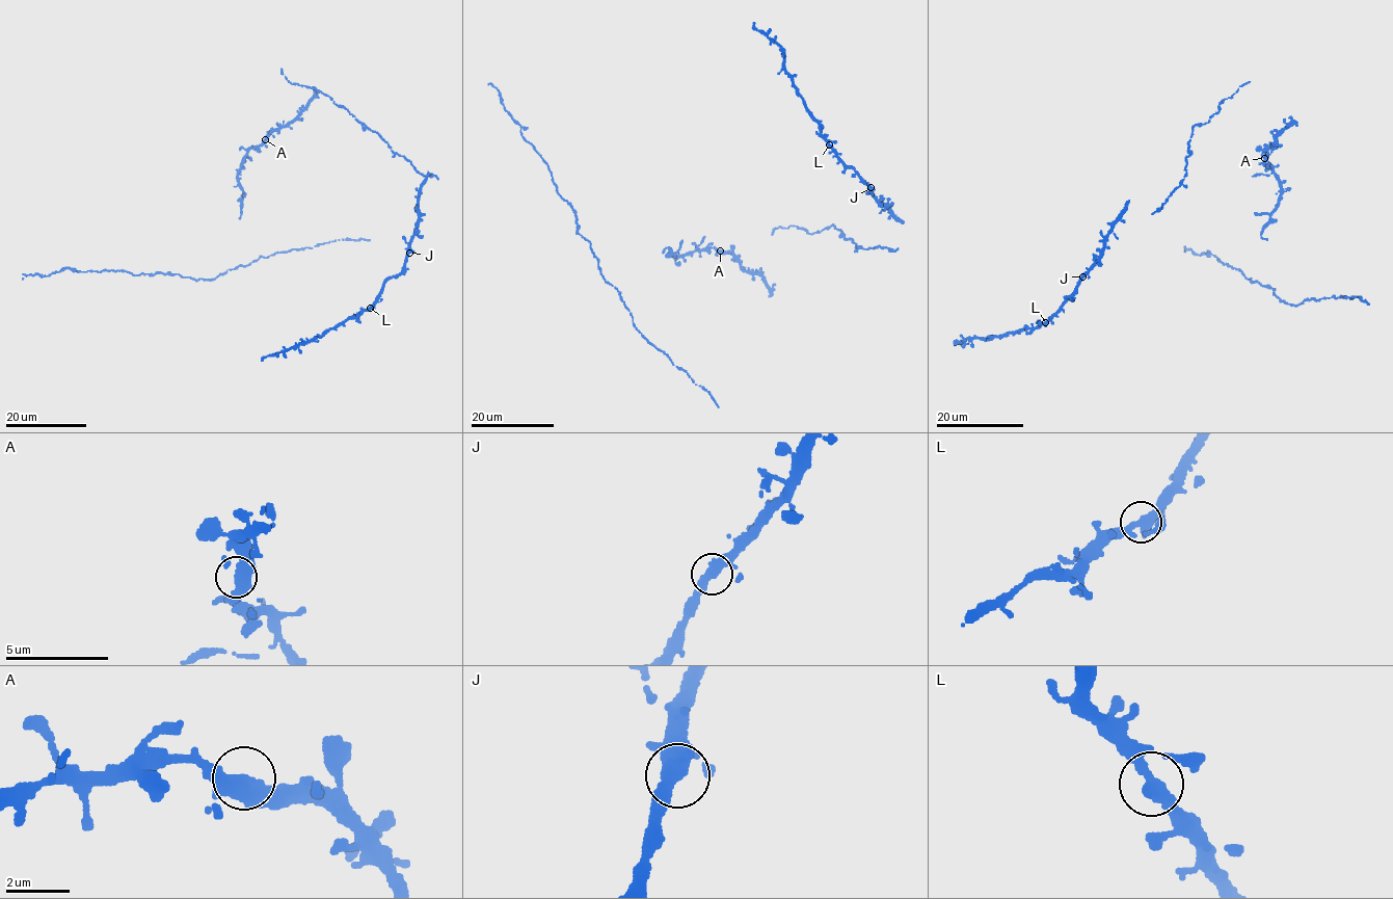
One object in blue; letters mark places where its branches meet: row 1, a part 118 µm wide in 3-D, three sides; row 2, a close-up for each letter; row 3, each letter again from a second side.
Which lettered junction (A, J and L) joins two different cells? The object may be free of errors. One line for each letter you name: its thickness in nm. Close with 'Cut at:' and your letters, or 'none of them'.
Cut at: none of them

